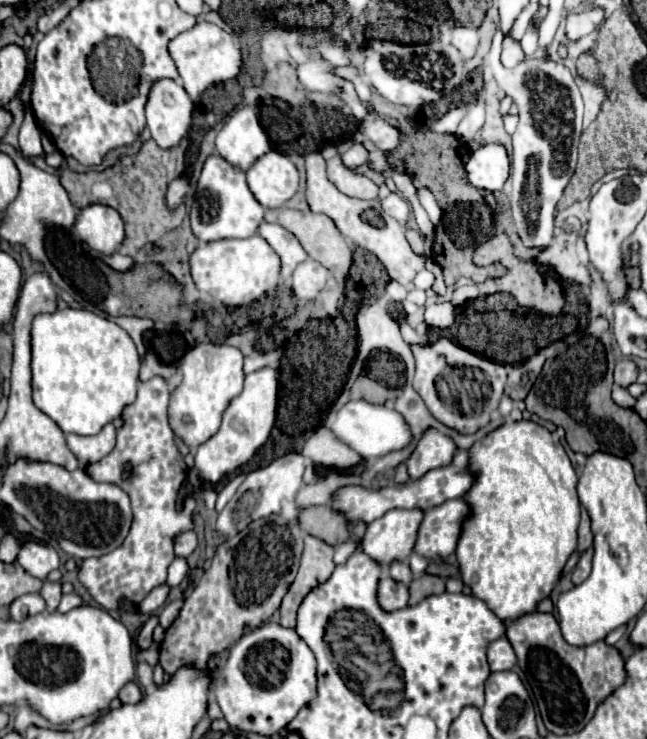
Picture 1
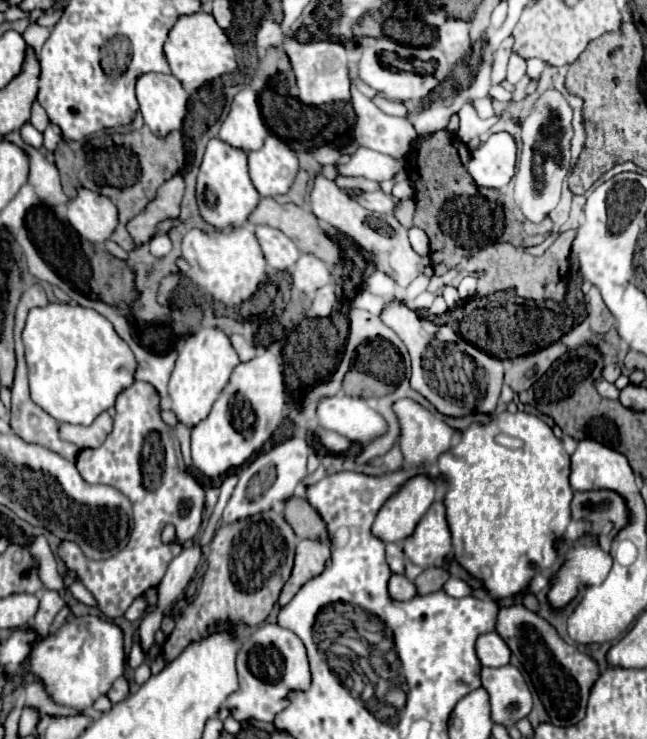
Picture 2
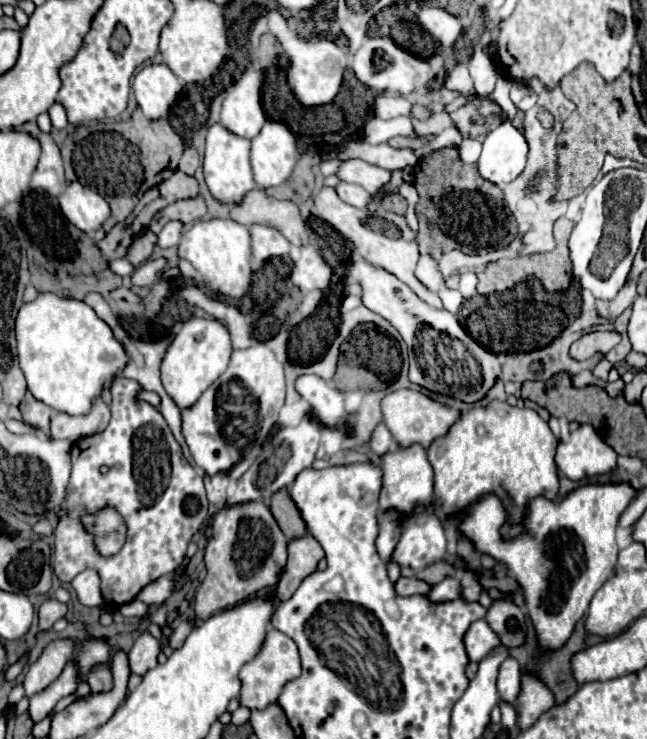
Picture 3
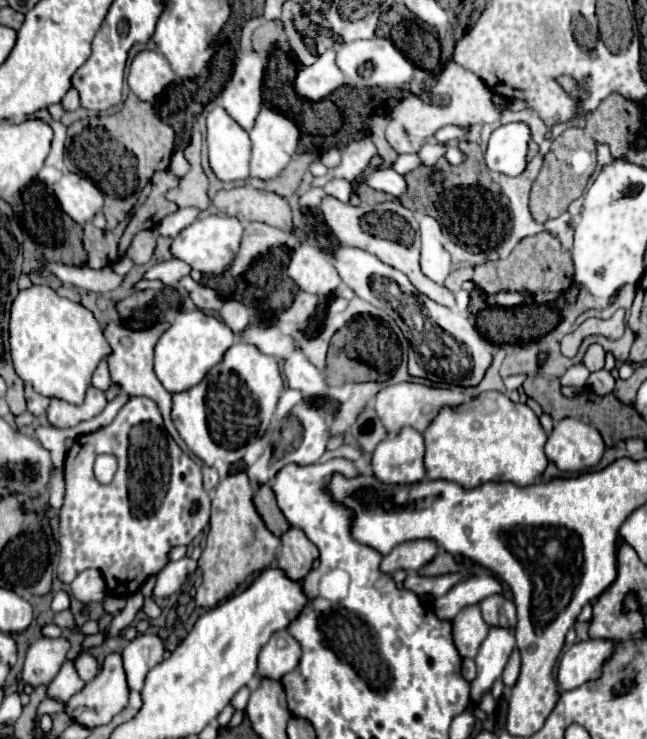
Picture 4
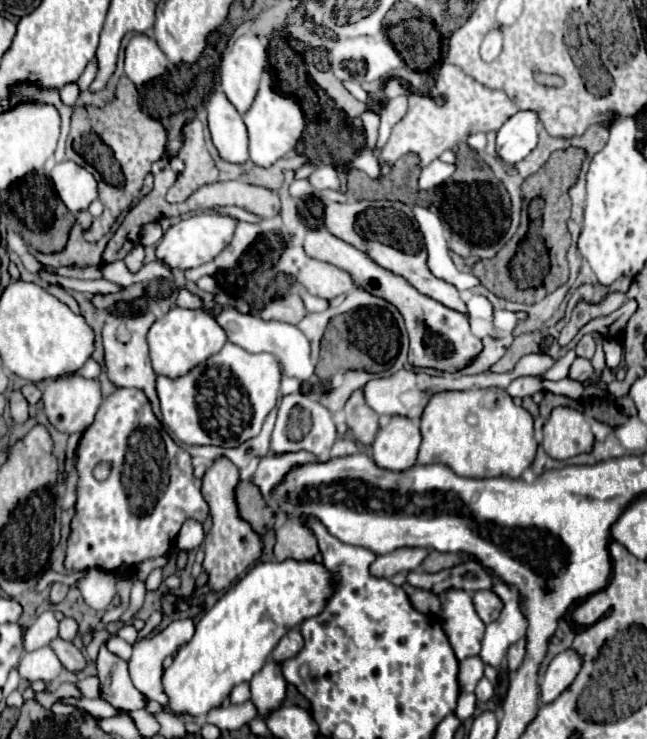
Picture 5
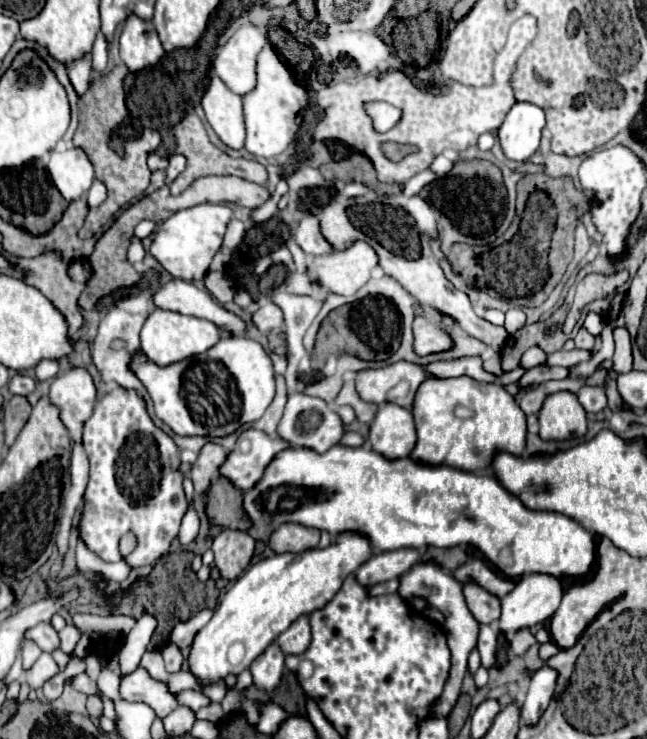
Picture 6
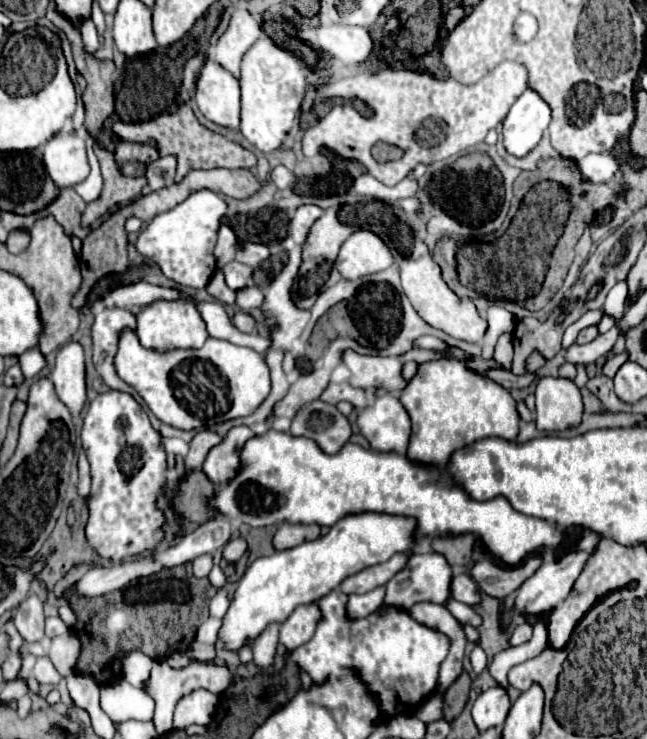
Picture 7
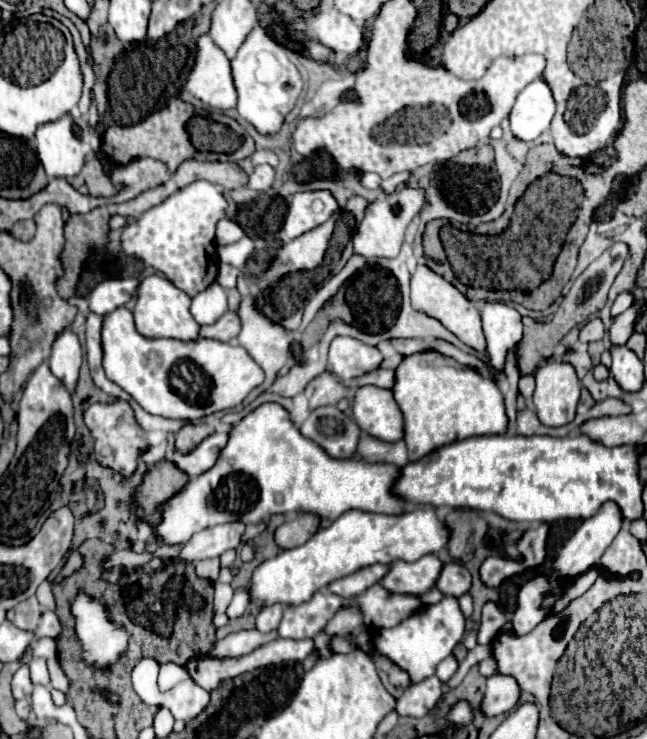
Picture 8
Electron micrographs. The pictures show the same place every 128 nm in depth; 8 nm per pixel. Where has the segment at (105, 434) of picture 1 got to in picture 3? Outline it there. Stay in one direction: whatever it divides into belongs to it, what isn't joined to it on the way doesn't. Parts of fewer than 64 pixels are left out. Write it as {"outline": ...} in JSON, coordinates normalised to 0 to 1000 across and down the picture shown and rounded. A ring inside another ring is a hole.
{"outline":[[[148,539],[142,544],[142,555],[130,563],[108,563],[102,558],[80,558],[77,566],[77,587],[80,593],[108,593],[121,595],[127,590],[142,590],[148,585],[158,585],[170,568],[170,552],[158,539]]]}

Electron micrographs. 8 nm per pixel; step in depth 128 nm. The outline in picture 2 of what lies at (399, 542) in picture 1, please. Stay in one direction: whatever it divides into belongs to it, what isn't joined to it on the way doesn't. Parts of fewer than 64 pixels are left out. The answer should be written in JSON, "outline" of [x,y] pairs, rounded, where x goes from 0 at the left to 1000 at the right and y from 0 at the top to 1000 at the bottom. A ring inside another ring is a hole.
{"outline":[[[662,641],[628,650],[587,687],[575,720],[594,733],[618,733],[643,714],[674,671],[674,655]]]}

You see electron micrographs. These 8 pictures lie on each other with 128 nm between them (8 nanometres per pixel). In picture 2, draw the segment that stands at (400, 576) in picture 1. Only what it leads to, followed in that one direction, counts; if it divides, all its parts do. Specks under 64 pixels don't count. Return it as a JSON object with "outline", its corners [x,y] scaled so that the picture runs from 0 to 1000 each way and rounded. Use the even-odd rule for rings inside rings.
{"outline":[[[615,733],[597,736],[597,760],[609,777],[624,777],[624,752]]]}

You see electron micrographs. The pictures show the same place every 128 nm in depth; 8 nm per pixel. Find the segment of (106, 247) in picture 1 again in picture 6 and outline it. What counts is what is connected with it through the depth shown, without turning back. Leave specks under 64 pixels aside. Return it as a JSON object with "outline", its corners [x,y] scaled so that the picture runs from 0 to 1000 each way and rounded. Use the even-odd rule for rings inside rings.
{"outline":[[[111,198],[99,206],[80,203],[74,233],[80,238],[83,252],[105,273],[127,268],[145,244],[142,219],[136,217],[133,206],[121,198]]]}

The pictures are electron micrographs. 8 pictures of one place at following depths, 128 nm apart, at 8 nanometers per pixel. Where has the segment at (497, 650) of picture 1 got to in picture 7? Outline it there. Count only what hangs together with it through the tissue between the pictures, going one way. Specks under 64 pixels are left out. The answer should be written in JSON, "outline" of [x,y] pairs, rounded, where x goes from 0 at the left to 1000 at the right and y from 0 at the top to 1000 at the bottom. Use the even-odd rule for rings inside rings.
{"outline":[[[665,747],[665,750],[637,750],[628,760],[628,766],[594,793],[597,806],[594,817],[631,825],[643,815],[671,815],[671,817],[686,817],[696,809],[696,779],[699,769],[689,760],[683,750]],[[671,939],[665,947],[658,947],[646,961],[643,969],[652,977],[671,977],[677,972],[683,972],[683,939]]]}

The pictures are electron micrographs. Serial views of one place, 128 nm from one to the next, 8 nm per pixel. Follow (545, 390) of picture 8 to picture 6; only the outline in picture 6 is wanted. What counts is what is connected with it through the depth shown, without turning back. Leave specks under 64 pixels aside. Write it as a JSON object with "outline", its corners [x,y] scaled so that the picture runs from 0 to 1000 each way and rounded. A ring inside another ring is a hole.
{"outline":[[[869,528],[844,536],[832,558],[835,593],[875,595],[881,590],[906,587],[906,558],[893,544],[893,536],[881,528]]]}

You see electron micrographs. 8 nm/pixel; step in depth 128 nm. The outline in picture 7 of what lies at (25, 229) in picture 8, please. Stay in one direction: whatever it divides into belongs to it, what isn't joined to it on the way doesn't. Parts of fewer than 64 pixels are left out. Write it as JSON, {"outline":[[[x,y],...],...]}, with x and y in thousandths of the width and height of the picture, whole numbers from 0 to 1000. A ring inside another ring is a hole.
{"outline":[[[19,311],[9,330],[12,330],[12,338],[28,344],[37,338],[37,325],[46,325],[46,314],[43,311]]]}

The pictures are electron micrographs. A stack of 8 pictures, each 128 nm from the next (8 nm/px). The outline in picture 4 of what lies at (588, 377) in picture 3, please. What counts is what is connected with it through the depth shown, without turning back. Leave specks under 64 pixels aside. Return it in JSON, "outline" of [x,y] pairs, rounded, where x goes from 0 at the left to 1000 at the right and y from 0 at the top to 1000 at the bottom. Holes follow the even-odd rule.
{"outline":[[[890,493],[884,498],[875,501],[875,506],[866,512],[866,517],[875,522],[875,520],[890,520],[890,522],[903,522],[906,512],[909,512],[909,501],[900,495],[900,493]]]}

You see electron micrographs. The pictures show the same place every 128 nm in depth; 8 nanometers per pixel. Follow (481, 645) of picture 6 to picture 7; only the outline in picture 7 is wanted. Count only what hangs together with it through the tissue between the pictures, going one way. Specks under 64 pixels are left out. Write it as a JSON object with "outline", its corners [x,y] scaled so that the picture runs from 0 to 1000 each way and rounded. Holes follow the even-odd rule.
{"outline":[[[692,809],[689,815],[686,815],[686,823],[692,823],[696,825],[696,831],[711,842],[711,844],[730,844],[730,847],[742,847],[742,842],[745,842],[745,836],[723,820],[723,817],[714,817],[714,815],[708,815],[708,812],[702,812],[702,809]]]}

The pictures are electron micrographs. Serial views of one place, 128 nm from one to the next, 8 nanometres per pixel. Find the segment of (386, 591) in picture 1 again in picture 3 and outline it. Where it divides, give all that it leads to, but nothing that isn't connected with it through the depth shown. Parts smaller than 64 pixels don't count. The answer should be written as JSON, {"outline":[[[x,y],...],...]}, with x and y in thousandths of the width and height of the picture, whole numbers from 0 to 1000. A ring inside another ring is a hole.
{"outline":[[[618,782],[612,788],[612,801],[618,806],[640,806],[640,804],[658,806],[665,801],[665,793],[655,785],[646,785],[646,782]]]}

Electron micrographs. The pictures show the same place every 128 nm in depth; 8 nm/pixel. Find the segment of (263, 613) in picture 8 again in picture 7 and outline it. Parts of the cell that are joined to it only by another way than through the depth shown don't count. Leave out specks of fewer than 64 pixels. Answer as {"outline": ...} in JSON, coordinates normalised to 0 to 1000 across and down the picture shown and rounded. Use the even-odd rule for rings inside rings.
{"outline":[[[414,844],[393,866],[393,896],[402,904],[411,904],[423,896],[430,874],[430,850],[433,844]]]}

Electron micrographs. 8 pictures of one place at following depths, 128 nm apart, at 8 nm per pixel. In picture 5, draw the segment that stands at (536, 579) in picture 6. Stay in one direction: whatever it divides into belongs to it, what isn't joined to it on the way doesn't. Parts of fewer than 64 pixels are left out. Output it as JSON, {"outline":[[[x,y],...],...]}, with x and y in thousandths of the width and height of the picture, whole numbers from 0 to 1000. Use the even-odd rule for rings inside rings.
{"outline":[[[764,779],[760,801],[767,801],[776,809],[779,823],[776,823],[776,831],[770,834],[770,839],[754,844],[754,853],[745,866],[742,890],[748,893],[748,899],[770,904],[782,888],[785,874],[801,869],[816,855],[816,839],[807,828],[807,804],[804,801],[798,801],[794,796],[788,796],[782,788],[776,788],[767,779]]]}

